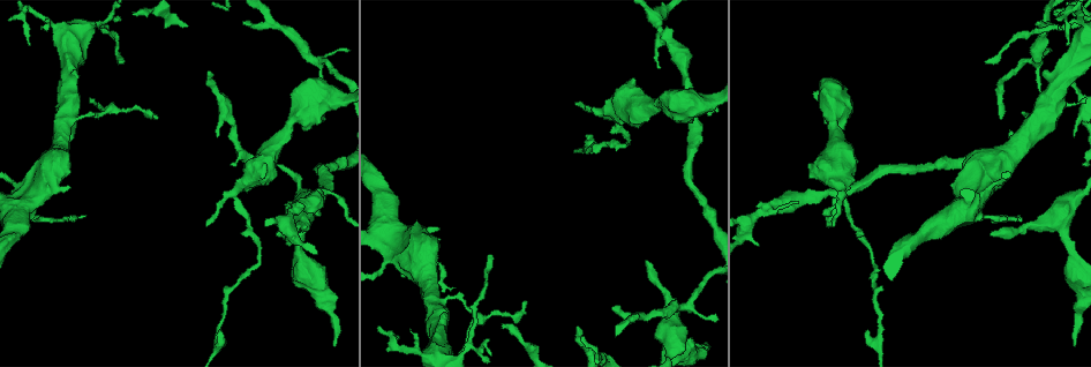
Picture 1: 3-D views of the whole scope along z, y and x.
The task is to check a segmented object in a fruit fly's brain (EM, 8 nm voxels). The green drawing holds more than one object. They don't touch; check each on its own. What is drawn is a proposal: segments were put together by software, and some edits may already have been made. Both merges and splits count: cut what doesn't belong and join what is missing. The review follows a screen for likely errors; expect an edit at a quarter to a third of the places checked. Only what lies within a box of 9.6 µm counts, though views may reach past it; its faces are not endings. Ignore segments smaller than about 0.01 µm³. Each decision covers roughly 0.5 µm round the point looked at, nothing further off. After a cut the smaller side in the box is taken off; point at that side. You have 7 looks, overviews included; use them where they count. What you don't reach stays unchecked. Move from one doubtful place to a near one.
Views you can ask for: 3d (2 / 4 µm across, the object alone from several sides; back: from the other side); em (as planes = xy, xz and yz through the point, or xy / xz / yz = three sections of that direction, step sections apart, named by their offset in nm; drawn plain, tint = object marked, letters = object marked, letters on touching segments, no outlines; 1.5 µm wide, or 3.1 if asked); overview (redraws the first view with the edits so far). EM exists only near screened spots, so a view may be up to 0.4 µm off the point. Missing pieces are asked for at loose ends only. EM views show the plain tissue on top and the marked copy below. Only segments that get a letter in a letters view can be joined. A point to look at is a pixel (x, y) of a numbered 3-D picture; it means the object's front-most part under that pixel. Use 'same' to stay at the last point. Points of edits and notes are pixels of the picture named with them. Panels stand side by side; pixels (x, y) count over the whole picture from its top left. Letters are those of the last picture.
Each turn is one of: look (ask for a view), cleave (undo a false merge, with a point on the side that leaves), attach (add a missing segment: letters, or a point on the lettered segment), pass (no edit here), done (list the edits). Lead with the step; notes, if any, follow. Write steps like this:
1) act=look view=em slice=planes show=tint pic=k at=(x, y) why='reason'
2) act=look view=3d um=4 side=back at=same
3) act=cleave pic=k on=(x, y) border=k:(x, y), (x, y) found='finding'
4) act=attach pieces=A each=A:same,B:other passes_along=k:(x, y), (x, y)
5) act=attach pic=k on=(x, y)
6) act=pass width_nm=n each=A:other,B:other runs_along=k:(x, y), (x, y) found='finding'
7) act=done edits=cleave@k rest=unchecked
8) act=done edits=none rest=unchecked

act=look view=3d um=4 pic=1 at=(124, 61) why='an open end'

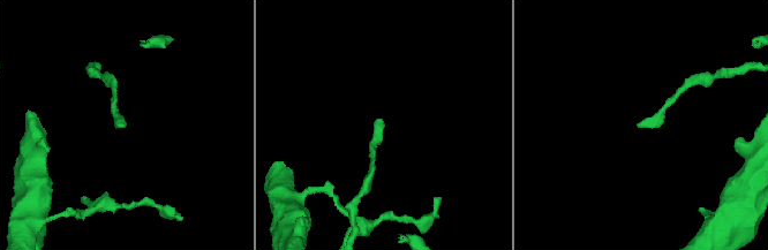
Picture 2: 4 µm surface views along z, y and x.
act=look view=em slice=xy step=8 show=letters pic=2 at=(123, 126) why='need the tissue'

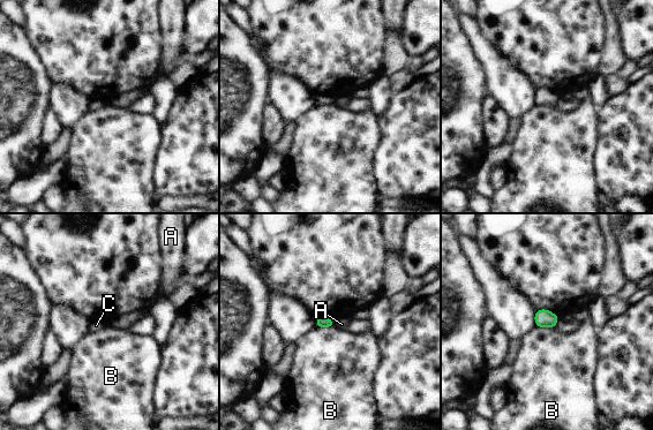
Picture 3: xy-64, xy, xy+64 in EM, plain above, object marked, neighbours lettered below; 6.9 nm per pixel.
act=look view=em slice=planes show=letters at=same why='another direction'

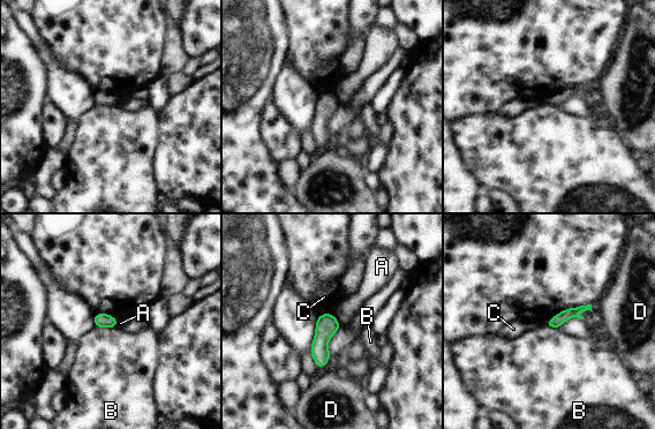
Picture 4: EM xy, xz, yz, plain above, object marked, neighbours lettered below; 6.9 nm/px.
act=pass each=A:other,B:other,C:other,D:other border=4:(96, 325), (115, 328) found='no lettered segment goes on from it'

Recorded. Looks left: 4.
act=look view=em slice=planes show=tint pic=1 at=(1058, 26) why='tapers out'

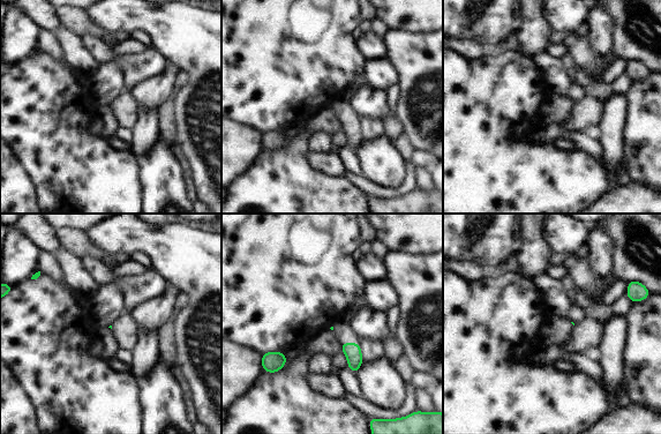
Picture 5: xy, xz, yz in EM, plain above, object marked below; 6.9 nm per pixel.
act=look view=em slice=planes show=letters at=same

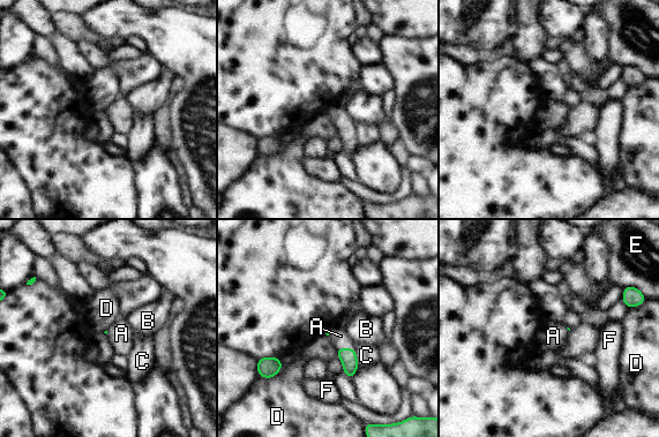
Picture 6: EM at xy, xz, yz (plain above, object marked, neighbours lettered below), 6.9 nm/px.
act=attach pieces=A each=A:same,B:other,C:other,D:other,E:other,F:other passes_along=6:(347, 356), (345, 348), (341, 336) found='it goes on there'

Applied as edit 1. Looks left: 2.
act=look view=em slice=planes show=tint pic=1 at=(1074, 134) why='tapers out'

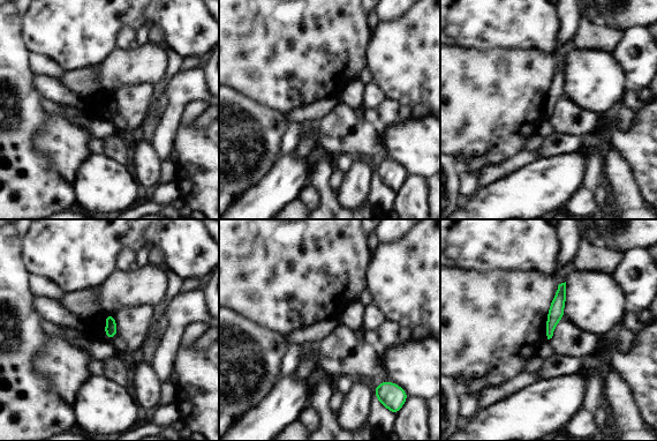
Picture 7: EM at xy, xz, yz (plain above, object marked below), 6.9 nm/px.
act=look view=em slice=planes show=letters at=same

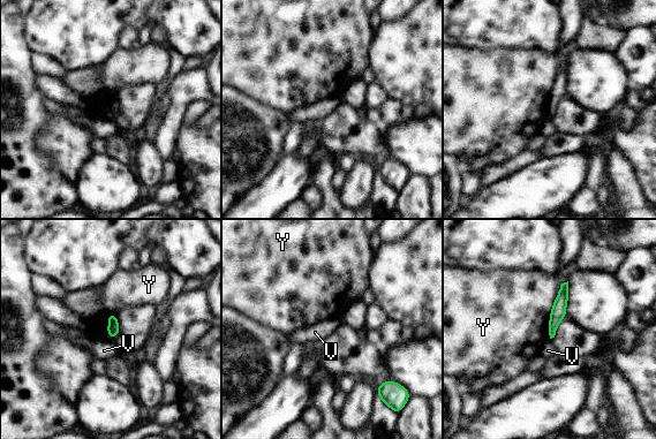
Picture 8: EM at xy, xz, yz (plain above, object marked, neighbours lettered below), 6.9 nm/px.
act=pass width_nm=90 each=V:other,Y:other found='none of them fits'

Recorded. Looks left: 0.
act=done edits=attach@6 rest=unchecked

